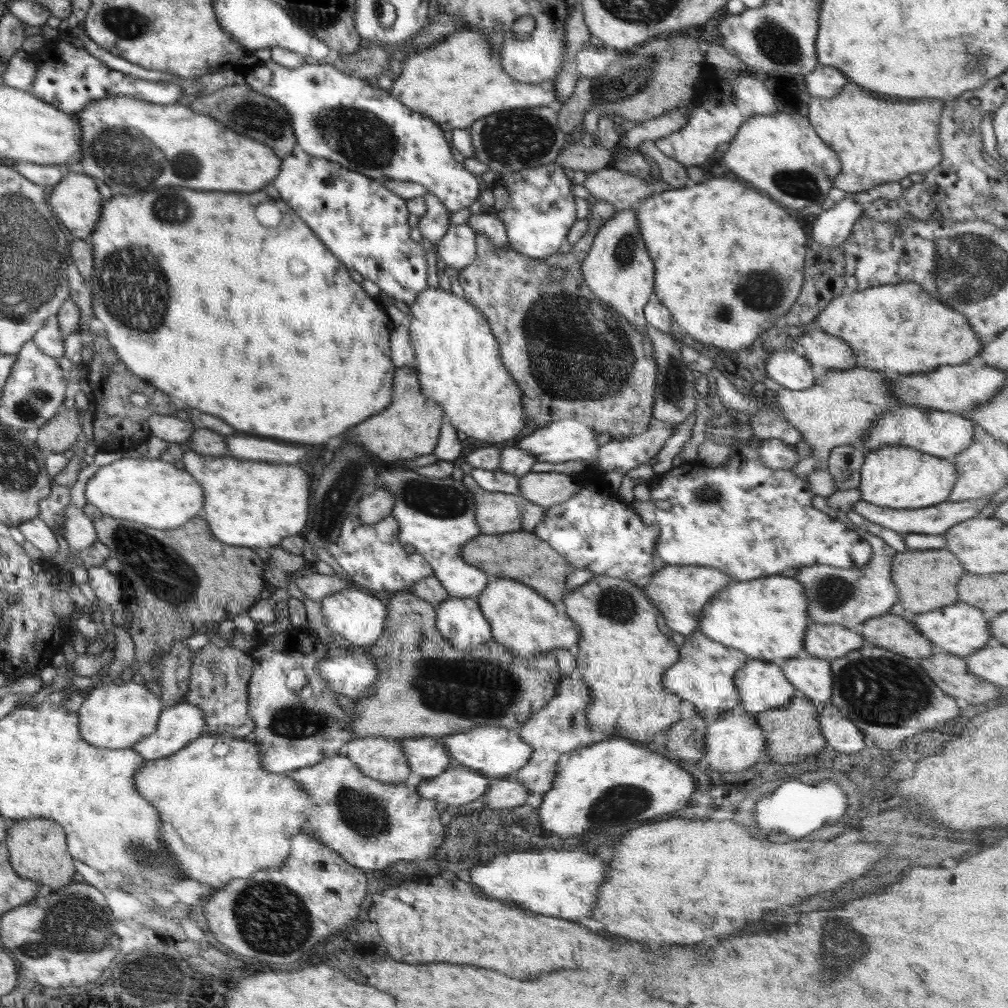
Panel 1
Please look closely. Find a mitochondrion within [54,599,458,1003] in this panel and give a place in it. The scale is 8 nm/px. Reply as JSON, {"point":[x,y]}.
{"point":[271,920]}

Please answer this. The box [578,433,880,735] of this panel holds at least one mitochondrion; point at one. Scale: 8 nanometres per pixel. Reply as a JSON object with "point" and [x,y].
{"point":[830,593]}

